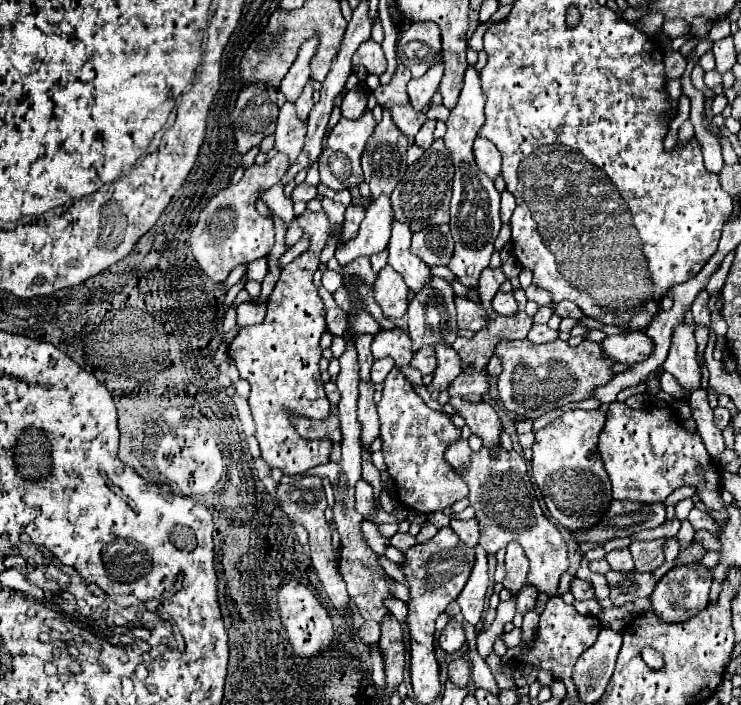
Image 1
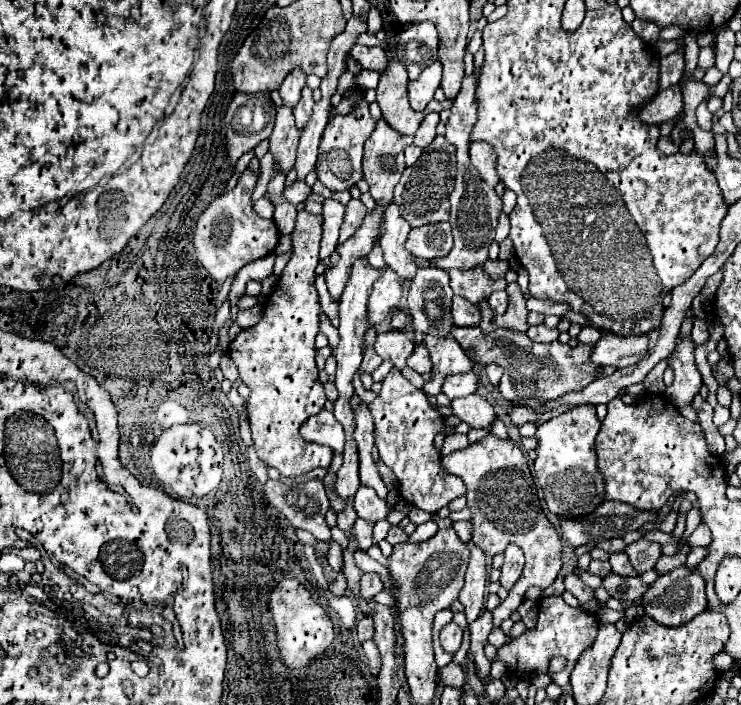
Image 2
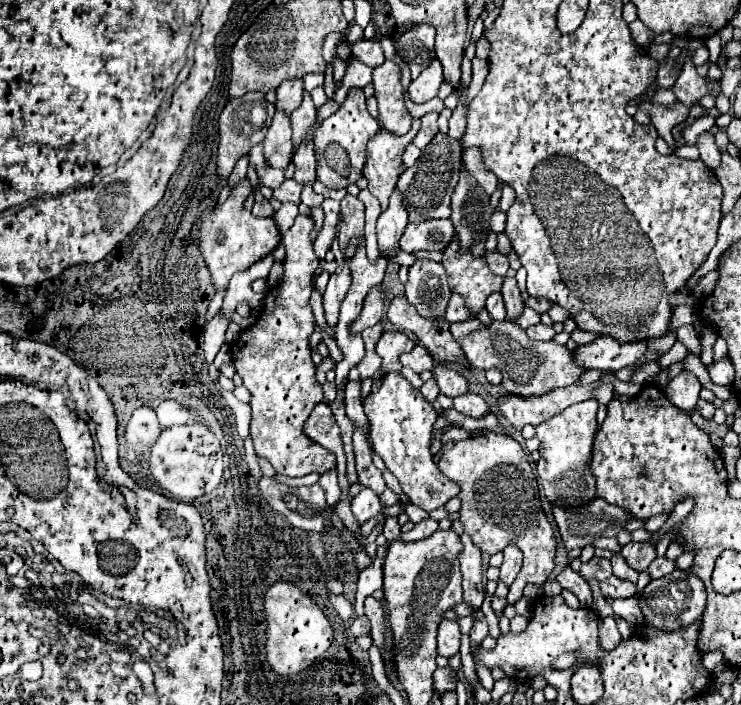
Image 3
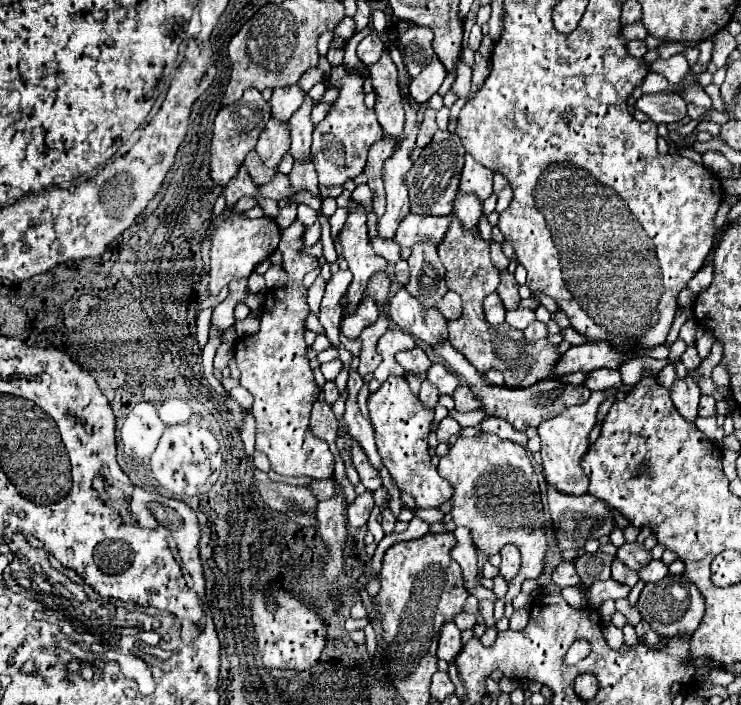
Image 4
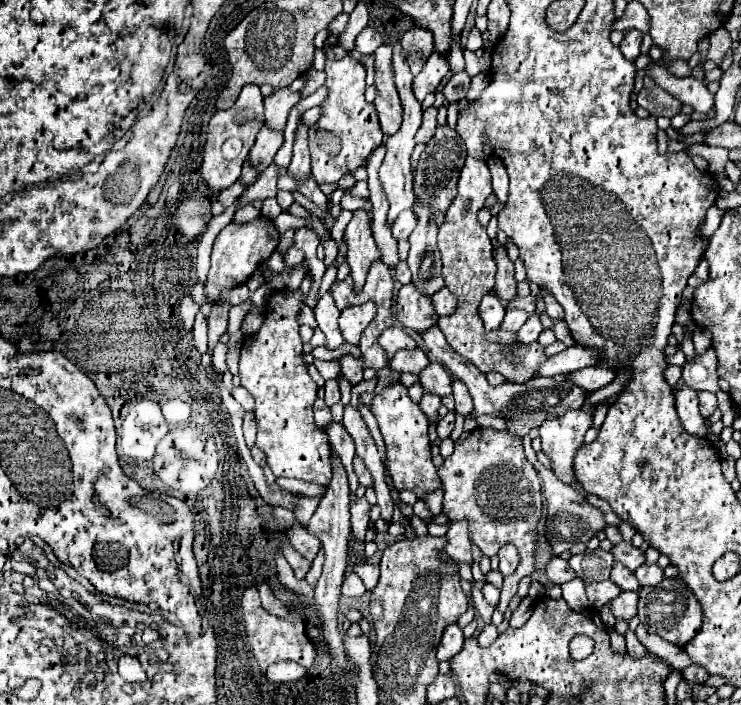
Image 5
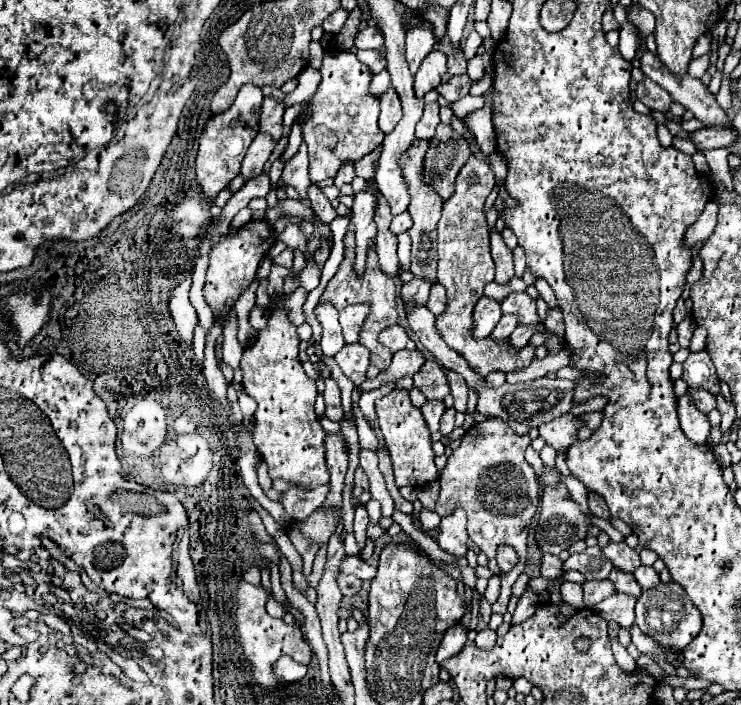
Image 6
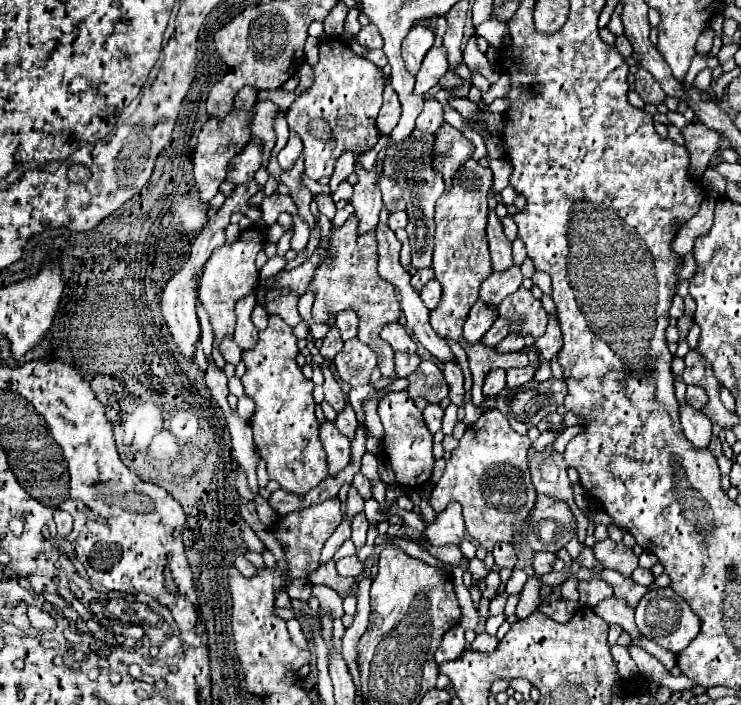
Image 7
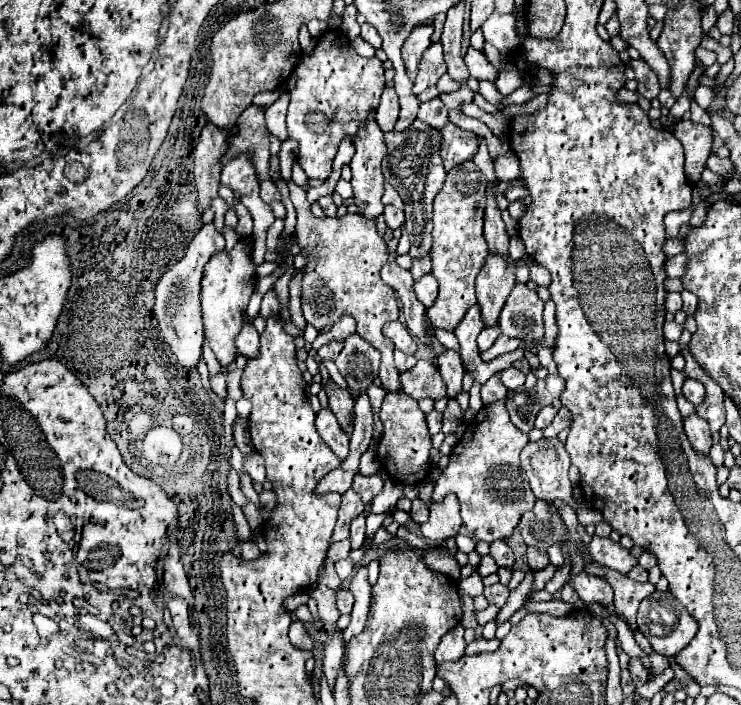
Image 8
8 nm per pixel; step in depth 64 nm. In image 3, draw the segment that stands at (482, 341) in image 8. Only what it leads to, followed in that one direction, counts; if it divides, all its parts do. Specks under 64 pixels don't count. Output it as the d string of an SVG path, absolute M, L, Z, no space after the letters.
M524 308L522 316L518 316L514 322L516 322L522 330L526 330L528 326L532 326L532 324L538 324L538 322L540 322L540 314L538 314L538 312L534 312L532 308Z

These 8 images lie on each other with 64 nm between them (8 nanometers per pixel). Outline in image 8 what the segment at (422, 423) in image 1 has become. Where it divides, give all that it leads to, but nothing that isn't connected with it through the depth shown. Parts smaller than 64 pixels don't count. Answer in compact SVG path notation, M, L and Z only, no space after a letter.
M388 392L382 410L380 420L384 424L384 432L376 446L376 456L382 464L382 468L402 484L418 484L428 476L430 462L428 454L432 448L428 426L424 424L424 412L420 410L418 402L410 396L404 396L404 392Z

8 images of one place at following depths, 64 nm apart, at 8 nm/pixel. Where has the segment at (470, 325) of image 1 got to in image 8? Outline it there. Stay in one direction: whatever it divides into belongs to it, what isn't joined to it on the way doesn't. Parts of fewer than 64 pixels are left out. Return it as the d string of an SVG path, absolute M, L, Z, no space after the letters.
M424 274L420 280L414 282L414 292L418 296L418 300L430 308L438 296L438 284L436 284L436 278L432 274Z

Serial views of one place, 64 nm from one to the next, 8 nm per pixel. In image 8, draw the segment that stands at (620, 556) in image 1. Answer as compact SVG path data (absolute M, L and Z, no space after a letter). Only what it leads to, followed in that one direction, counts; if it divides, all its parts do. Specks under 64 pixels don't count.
M586 568L586 572L596 574L614 588L614 608L616 614L622 616L630 630L636 630L636 612L644 598L648 598L652 592L656 592L654 584L650 582L634 582L626 578L624 574L616 570L598 570L598 568Z

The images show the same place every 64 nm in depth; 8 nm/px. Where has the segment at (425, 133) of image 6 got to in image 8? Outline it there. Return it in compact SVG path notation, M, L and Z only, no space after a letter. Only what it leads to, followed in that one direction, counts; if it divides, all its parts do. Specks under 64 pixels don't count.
M432 98L432 100L420 104L418 118L422 122L426 122L428 126L440 130L440 128L444 128L444 124L448 124L448 110L440 98Z

